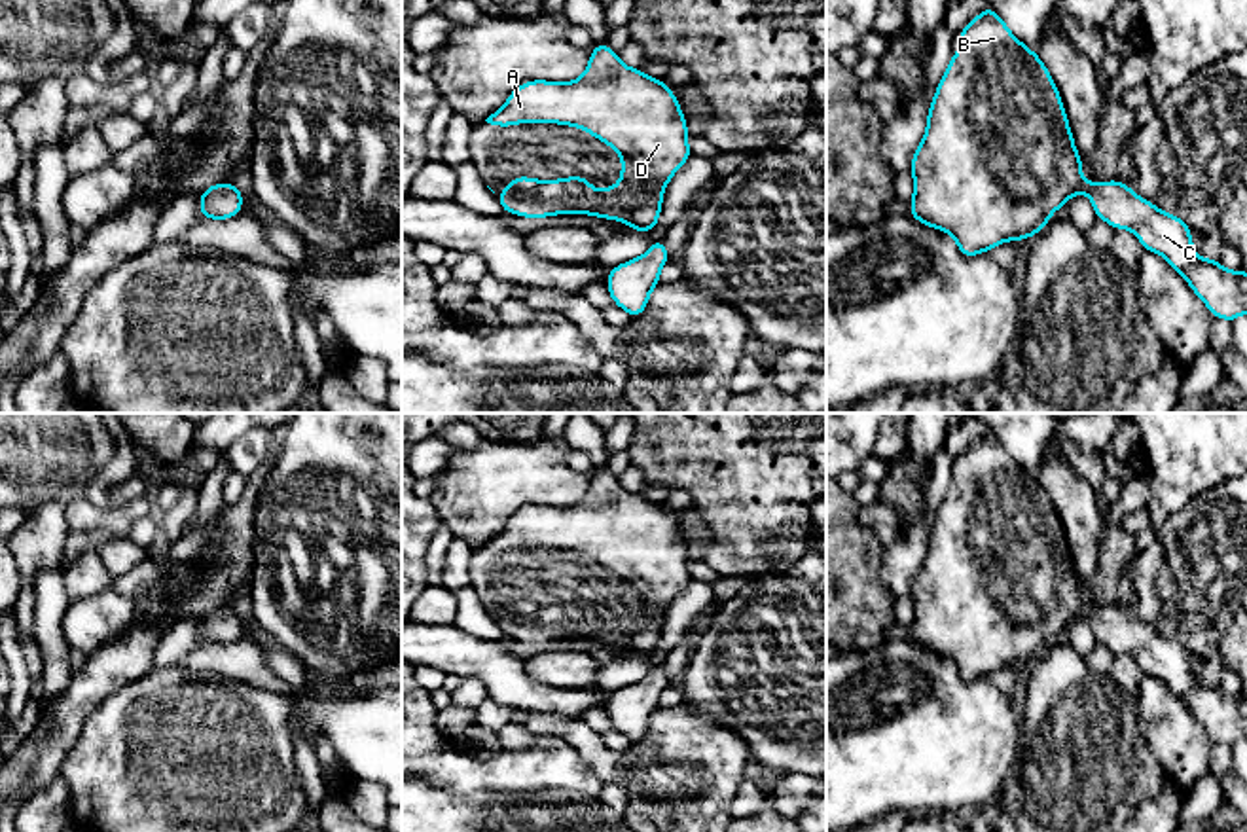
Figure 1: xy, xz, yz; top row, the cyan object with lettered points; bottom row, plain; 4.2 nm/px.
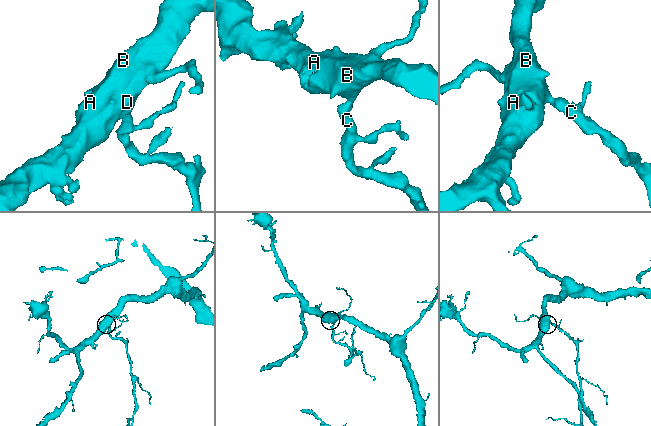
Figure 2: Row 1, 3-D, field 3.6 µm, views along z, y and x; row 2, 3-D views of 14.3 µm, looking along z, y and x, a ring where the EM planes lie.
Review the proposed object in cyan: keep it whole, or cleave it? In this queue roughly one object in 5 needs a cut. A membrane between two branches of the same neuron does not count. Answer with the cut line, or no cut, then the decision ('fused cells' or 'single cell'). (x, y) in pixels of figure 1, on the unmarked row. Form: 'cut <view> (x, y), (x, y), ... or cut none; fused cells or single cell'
cut none; single cell

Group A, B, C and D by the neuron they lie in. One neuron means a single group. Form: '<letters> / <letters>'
A B C D

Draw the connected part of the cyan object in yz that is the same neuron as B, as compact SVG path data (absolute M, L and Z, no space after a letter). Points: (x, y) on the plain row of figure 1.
M987 430L959 459L967 470L953 481L936 512L927 555L912 582L913 622L910 641L949 658L961 678L972 682L993 671L1031 663L1075 618L1086 618L1095 642L1131 654L1145 675L1164 680L1207 730L1213 743L1234 747L1247 739L1247 697L1228 696L1217 684L1200 684L1190 652L1135 620L1128 606L1082 605L1082 582L1067 546L1059 515L1040 481L1021 468Z

